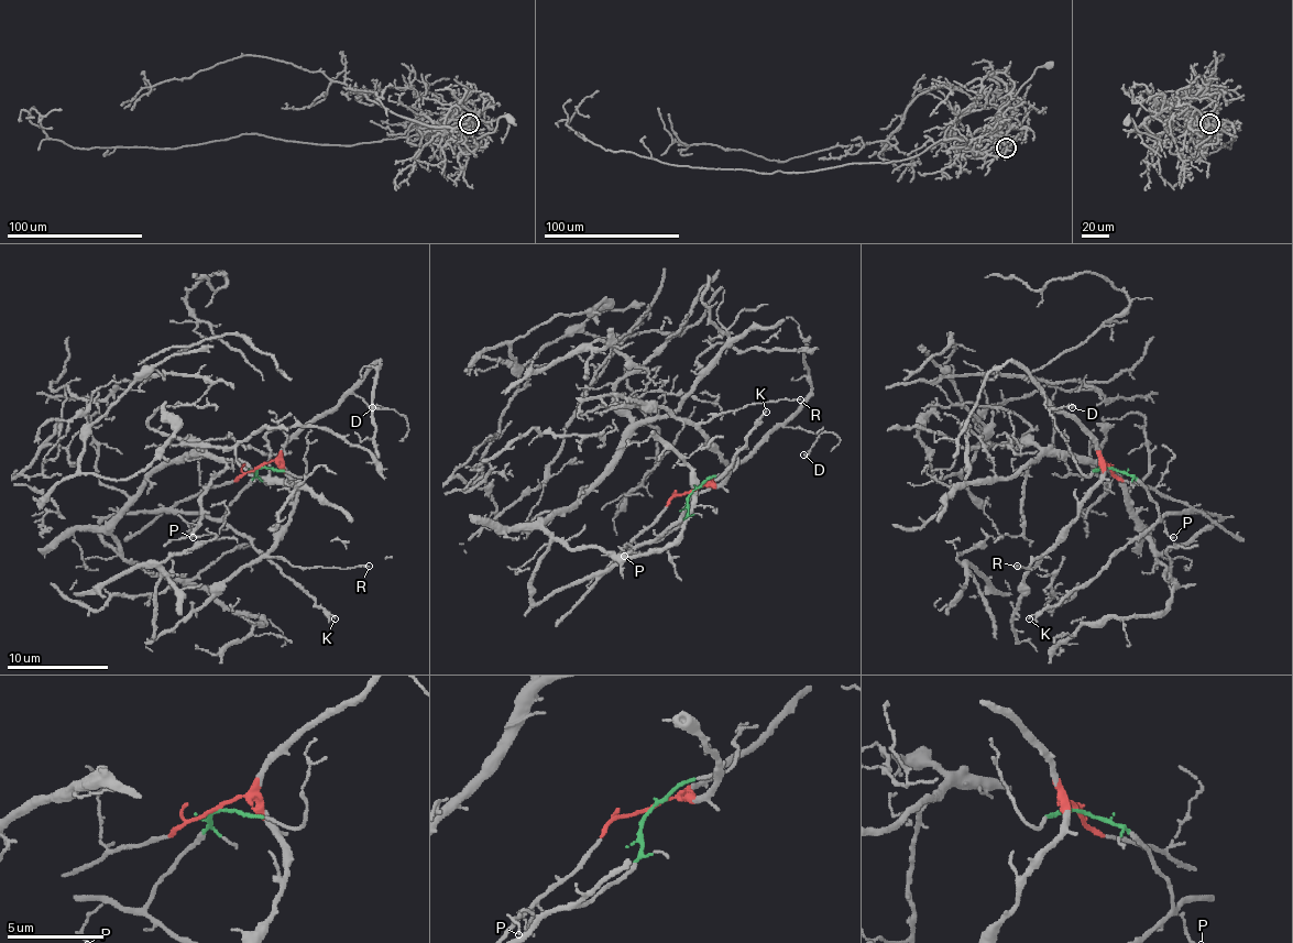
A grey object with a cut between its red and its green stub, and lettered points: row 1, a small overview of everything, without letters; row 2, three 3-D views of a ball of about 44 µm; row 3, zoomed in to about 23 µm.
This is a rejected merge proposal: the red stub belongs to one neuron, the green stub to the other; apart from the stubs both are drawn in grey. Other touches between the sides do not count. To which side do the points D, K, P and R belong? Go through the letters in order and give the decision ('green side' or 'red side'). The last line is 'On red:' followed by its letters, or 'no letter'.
D: red side
K: green side
P: green side
R: red side
On red: D, R

